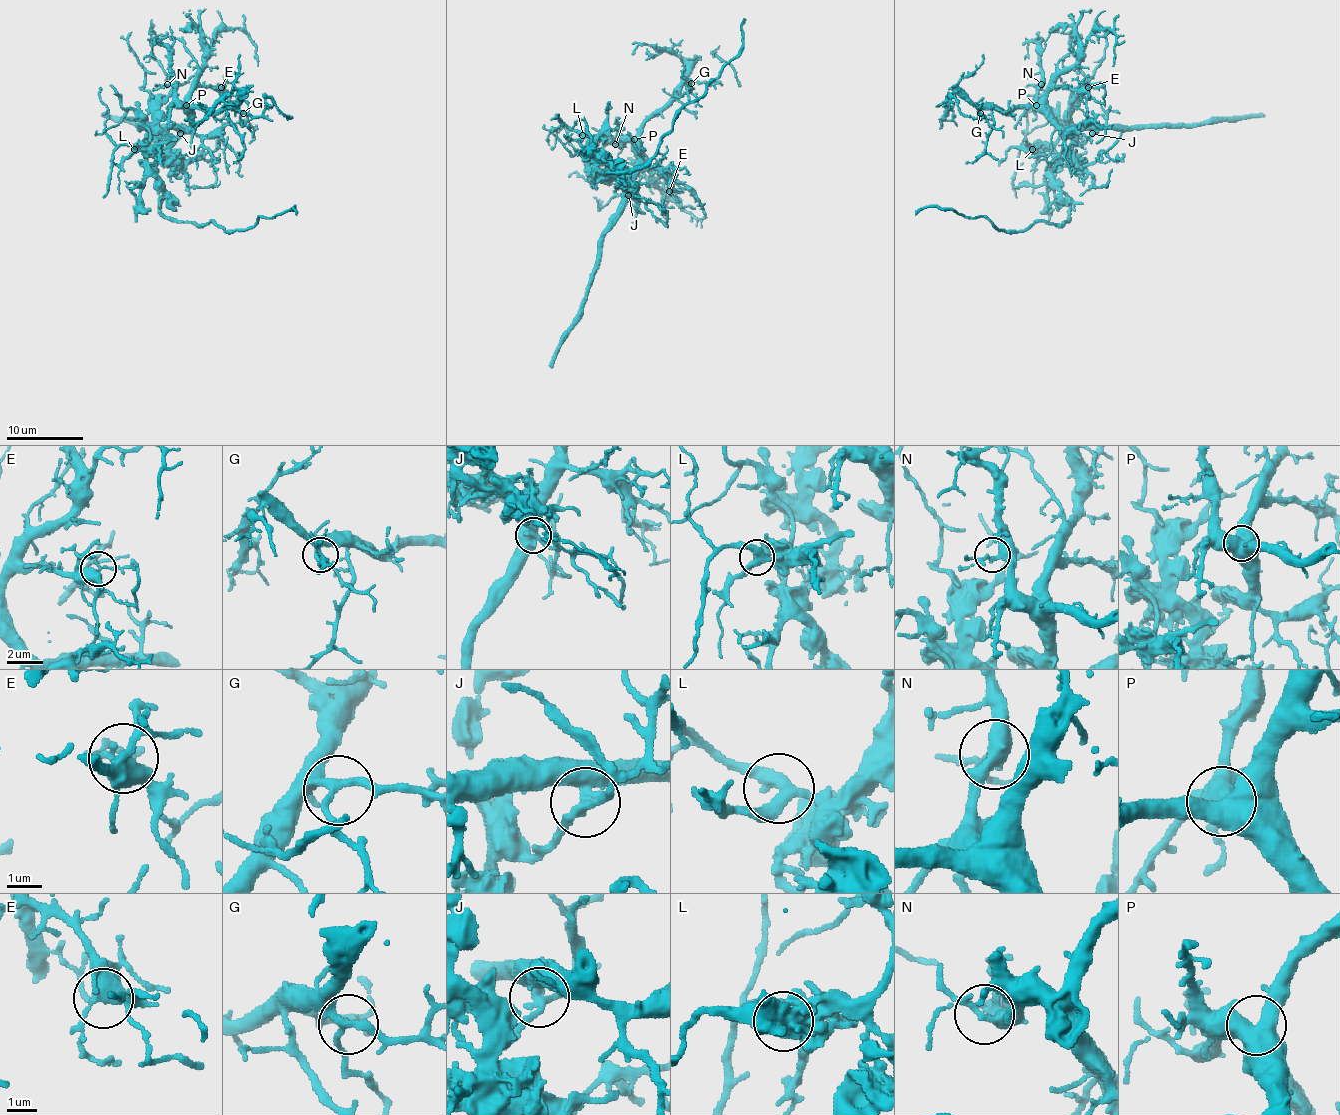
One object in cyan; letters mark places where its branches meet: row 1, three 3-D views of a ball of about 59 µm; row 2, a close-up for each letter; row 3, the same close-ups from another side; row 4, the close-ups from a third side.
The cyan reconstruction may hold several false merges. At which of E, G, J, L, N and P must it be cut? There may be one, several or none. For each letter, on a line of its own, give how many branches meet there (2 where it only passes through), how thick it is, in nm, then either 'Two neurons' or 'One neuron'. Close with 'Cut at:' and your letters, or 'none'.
E: Branches: 4. Thickness 400 nm. One neuron
G: Branches: 3. Thickness 240 nm. One neuron
J: Branches: 3. Thickness 340 nm. Two neurons
L: Branches: 3. Thickness 360 nm. One neuron
N: Branches: 3. Thickness 240 nm. One neuron
P: Branches: 3. Thickness 550 nm. One neuron
Cut at: J

